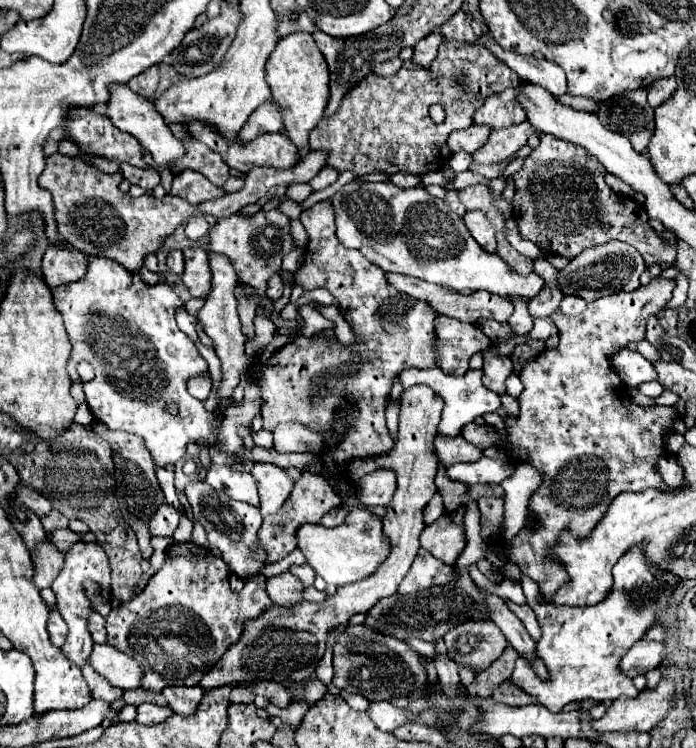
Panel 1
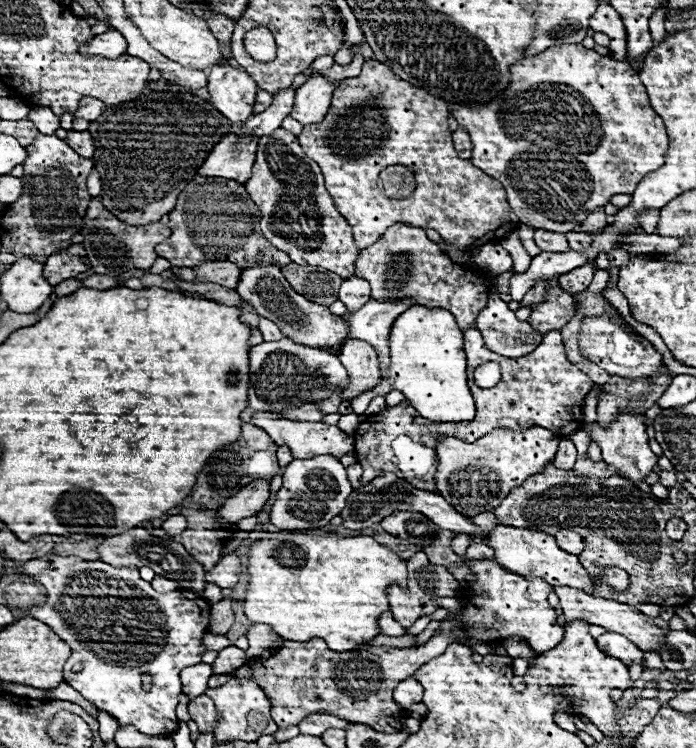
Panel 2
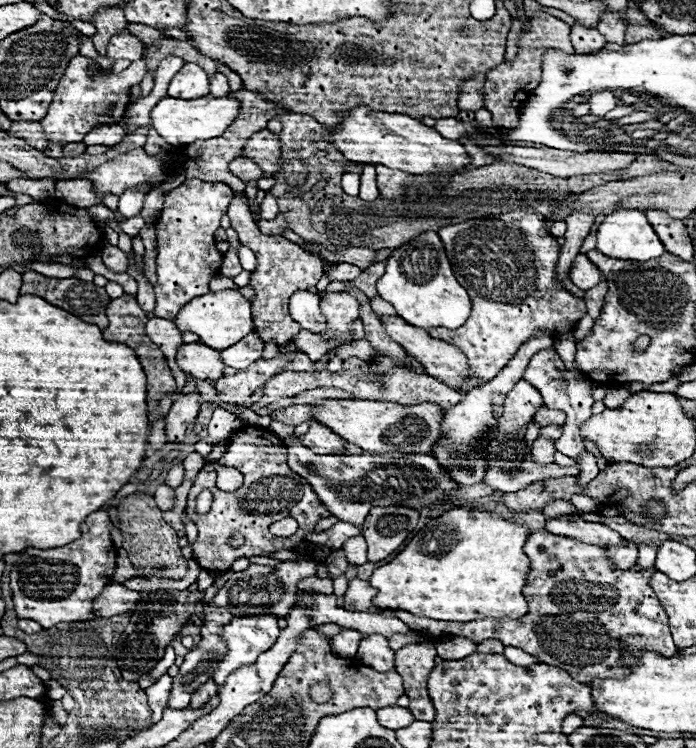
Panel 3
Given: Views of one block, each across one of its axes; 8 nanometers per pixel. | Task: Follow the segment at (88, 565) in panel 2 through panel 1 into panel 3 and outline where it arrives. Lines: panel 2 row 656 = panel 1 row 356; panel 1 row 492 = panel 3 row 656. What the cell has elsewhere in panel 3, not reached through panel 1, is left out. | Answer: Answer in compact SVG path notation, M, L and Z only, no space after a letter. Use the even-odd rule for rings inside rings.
M260 614L258 618L234 618L222 634L228 644L228 654L218 662L214 682L222 686L230 672L252 666L258 660L258 654L266 652L276 642L278 634L278 618L270 618L270 614Z

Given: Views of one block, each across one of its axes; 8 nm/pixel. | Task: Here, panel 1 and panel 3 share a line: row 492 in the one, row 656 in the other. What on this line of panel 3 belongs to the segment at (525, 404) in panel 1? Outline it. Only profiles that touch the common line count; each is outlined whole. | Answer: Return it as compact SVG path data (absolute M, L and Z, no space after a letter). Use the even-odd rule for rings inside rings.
M546 530L532 532L524 544L524 552L528 554L532 562L528 584L524 586L524 596L528 600L530 610L520 620L512 620L508 617L488 617L472 620L472 622L434 622L432 618L418 618L414 614L406 614L404 610L392 610L392 614L400 618L402 622L406 622L412 630L424 632L432 638L464 636L472 640L474 644L484 642L486 638L498 638L504 646L516 646L532 654L538 662L546 662L550 666L568 670L568 674L580 682L590 682L594 678L626 678L630 672L618 666L622 642L628 646L630 652L654 650L662 656L674 656L678 654L678 648L672 642L668 616L658 604L658 598L650 586L650 578L656 572L654 566L652 568L632 566L630 570L618 570L616 566L610 566L610 560L606 558L606 550L608 548L584 544L576 538L554 536Z

